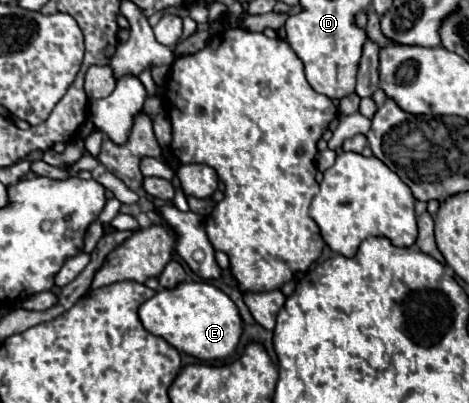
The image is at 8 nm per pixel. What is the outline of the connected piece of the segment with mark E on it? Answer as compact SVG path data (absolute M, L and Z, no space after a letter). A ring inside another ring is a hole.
M182 282L174 290L158 290L156 296L140 306L144 328L164 338L178 352L200 360L226 360L236 352L242 336L242 318L236 304L216 286L208 282Z

